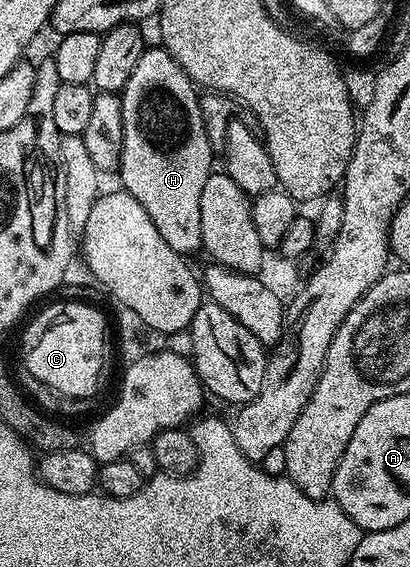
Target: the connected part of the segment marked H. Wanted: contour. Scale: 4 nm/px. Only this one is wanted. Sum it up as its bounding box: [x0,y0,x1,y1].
[120,46,215,254]

